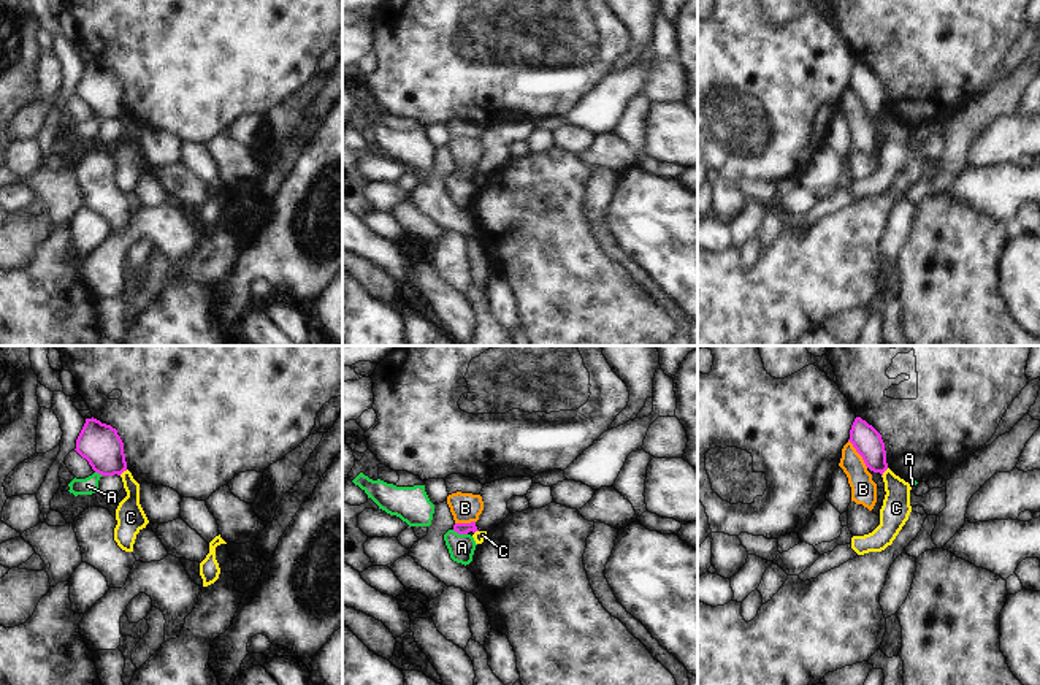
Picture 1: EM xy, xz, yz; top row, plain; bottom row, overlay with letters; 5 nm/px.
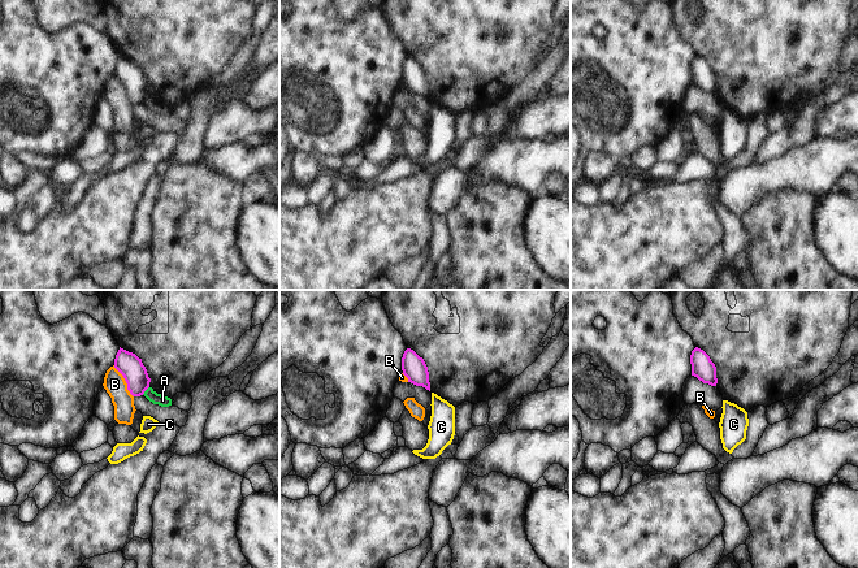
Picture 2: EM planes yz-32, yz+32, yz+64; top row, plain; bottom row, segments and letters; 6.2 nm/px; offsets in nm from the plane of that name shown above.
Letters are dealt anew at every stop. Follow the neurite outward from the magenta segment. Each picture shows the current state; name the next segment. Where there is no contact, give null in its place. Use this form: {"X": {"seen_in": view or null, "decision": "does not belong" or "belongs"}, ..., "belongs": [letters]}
{"A": {"seen_in": "xz", "decision": "does not belong"}, "B": {"seen_in": "yz", "decision": "does not belong"}, "C": {"seen_in": "yz", "decision": "does not belong"}, "belongs": []}

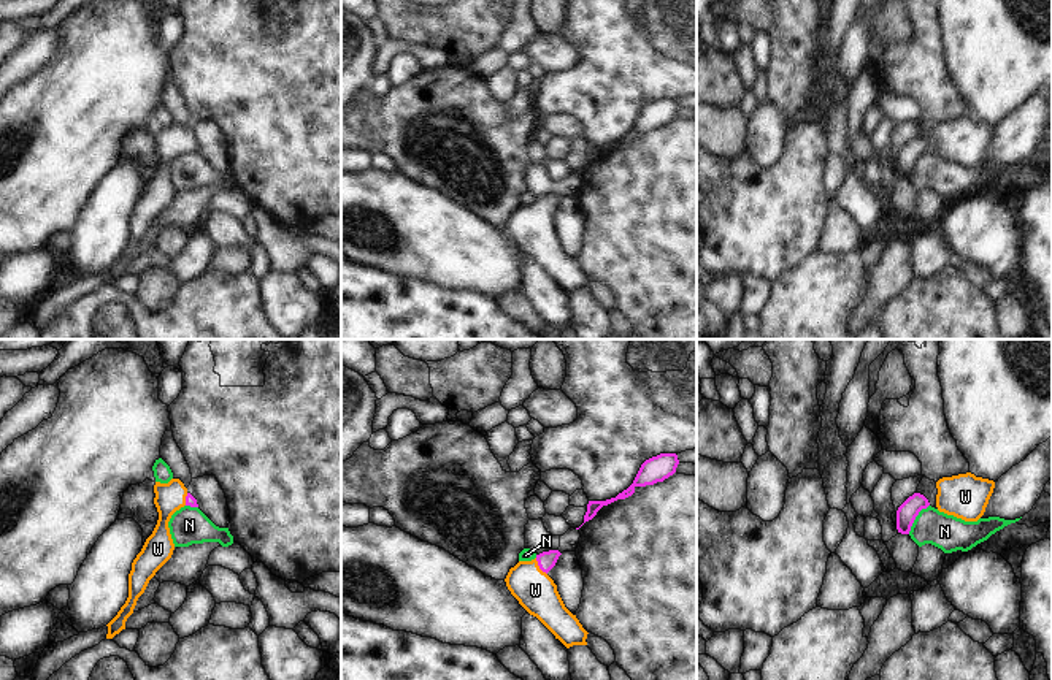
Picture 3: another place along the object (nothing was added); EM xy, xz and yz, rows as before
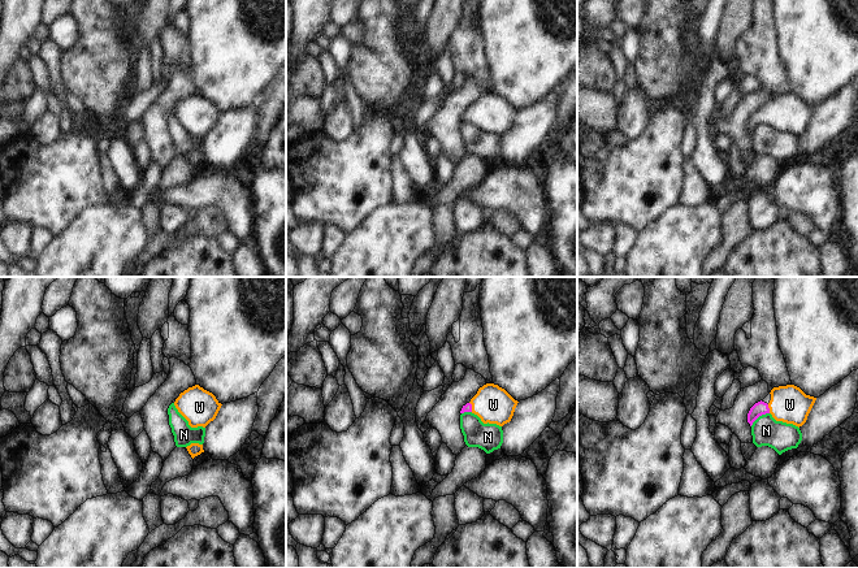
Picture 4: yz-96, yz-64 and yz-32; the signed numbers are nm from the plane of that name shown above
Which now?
{"N": {"seen_in": "yz", "decision": "does not belong"}, "W": {"seen_in": "xz", "decision": "belongs"}, "belongs": ["W"]}

